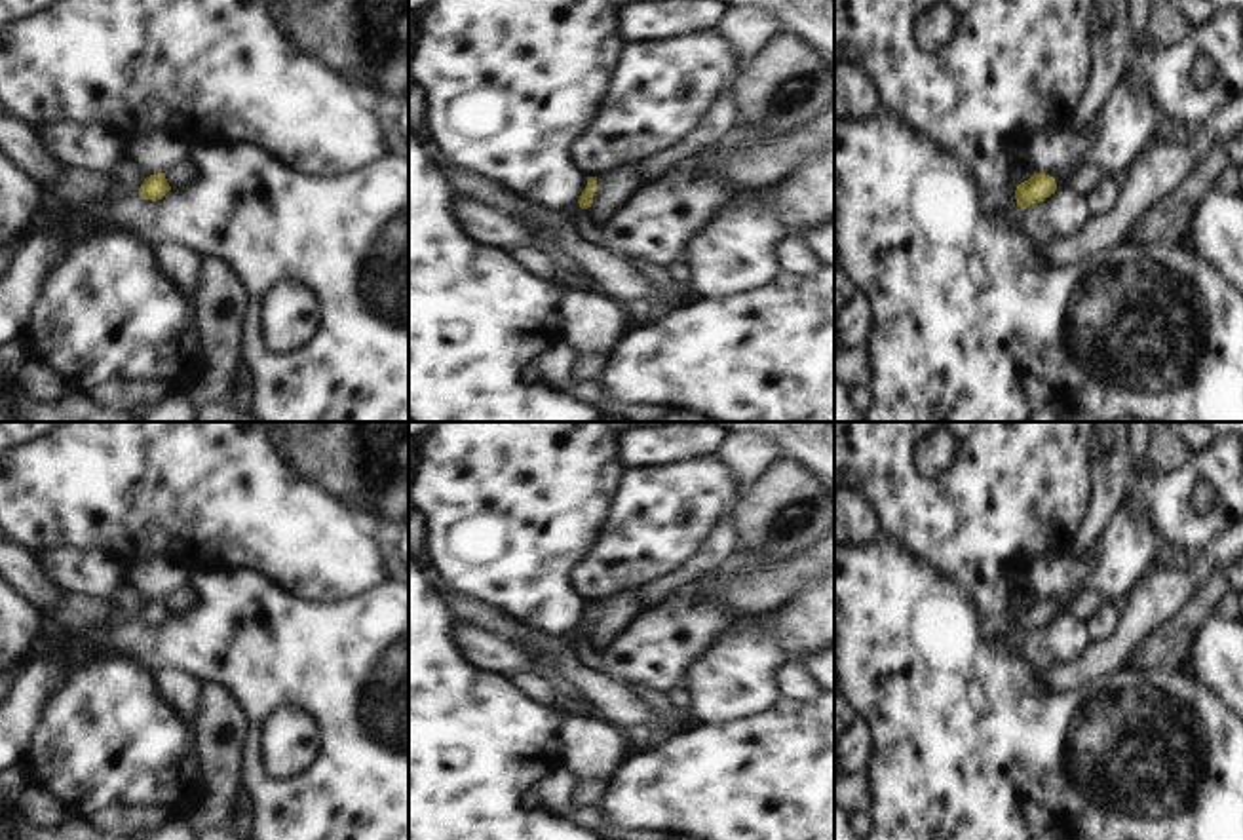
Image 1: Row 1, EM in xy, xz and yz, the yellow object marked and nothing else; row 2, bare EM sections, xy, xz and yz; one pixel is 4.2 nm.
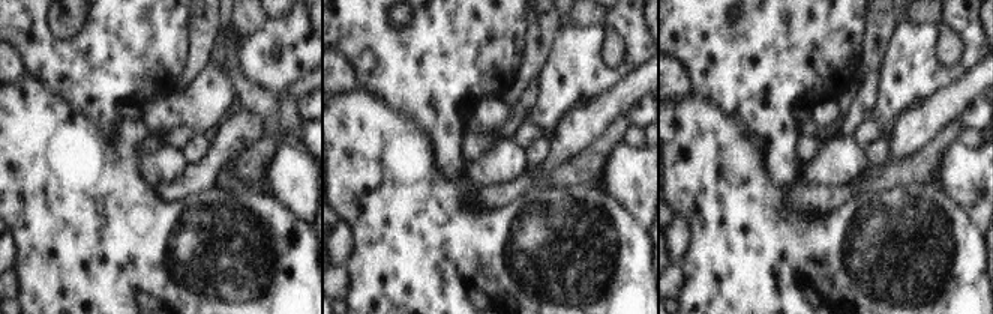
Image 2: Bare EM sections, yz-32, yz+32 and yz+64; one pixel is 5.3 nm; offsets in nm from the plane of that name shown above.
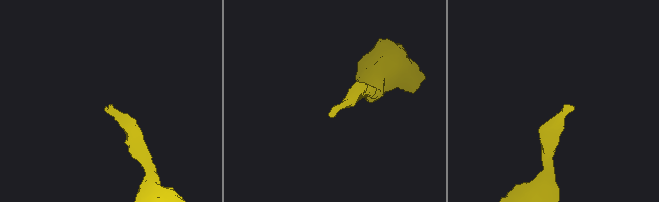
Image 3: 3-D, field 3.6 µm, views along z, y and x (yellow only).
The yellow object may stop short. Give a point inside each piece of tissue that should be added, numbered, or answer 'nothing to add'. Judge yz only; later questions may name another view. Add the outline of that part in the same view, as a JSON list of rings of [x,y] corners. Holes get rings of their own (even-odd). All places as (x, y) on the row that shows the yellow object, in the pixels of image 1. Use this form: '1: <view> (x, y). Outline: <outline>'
1: yz (1065, 177). Outline: [[[1070,165],[1068,169],[1057,173],[1057,175],[1053,177],[1057,188],[1068,186],[1068,184],[1074,181],[1074,177],[1076,177],[1076,173],[1078,173],[1080,167],[1081,167],[1081,165]]]

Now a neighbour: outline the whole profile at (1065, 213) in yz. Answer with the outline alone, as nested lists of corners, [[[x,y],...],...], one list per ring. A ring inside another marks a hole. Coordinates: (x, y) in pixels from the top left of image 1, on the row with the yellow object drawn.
[[[1061,186],[1043,201],[1021,211],[1021,226],[1038,247],[1061,238],[1074,238],[1091,220],[1089,196],[1074,186]]]

